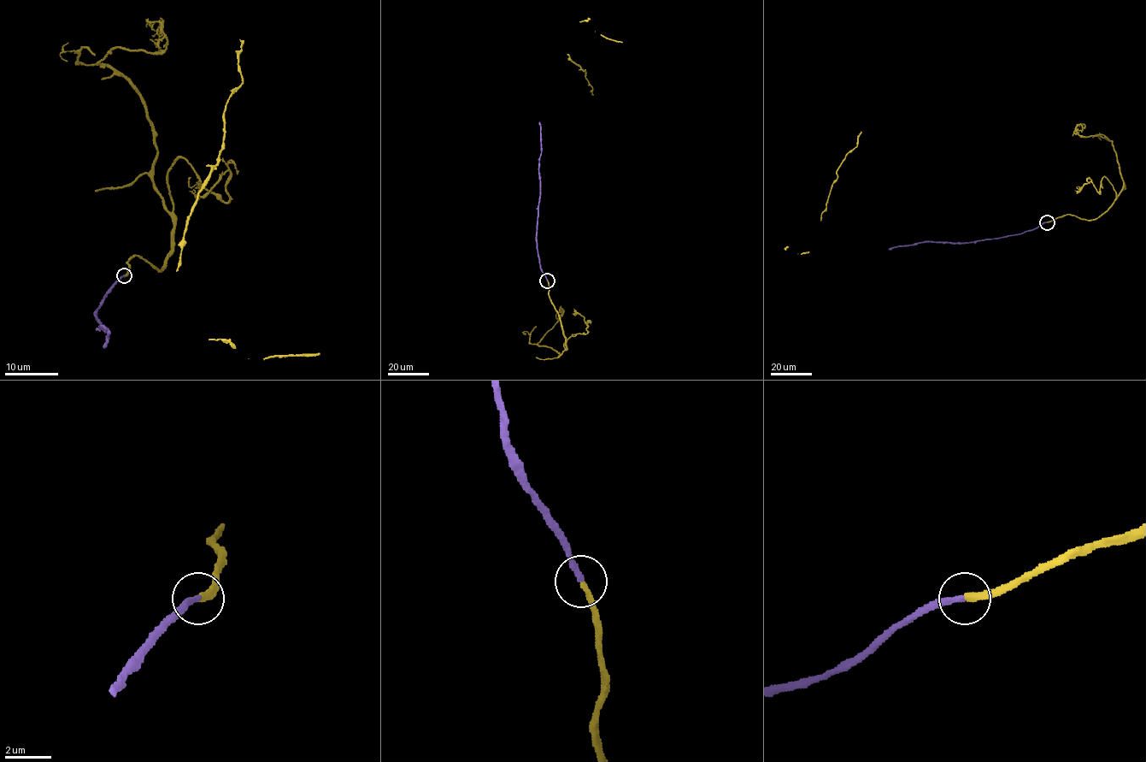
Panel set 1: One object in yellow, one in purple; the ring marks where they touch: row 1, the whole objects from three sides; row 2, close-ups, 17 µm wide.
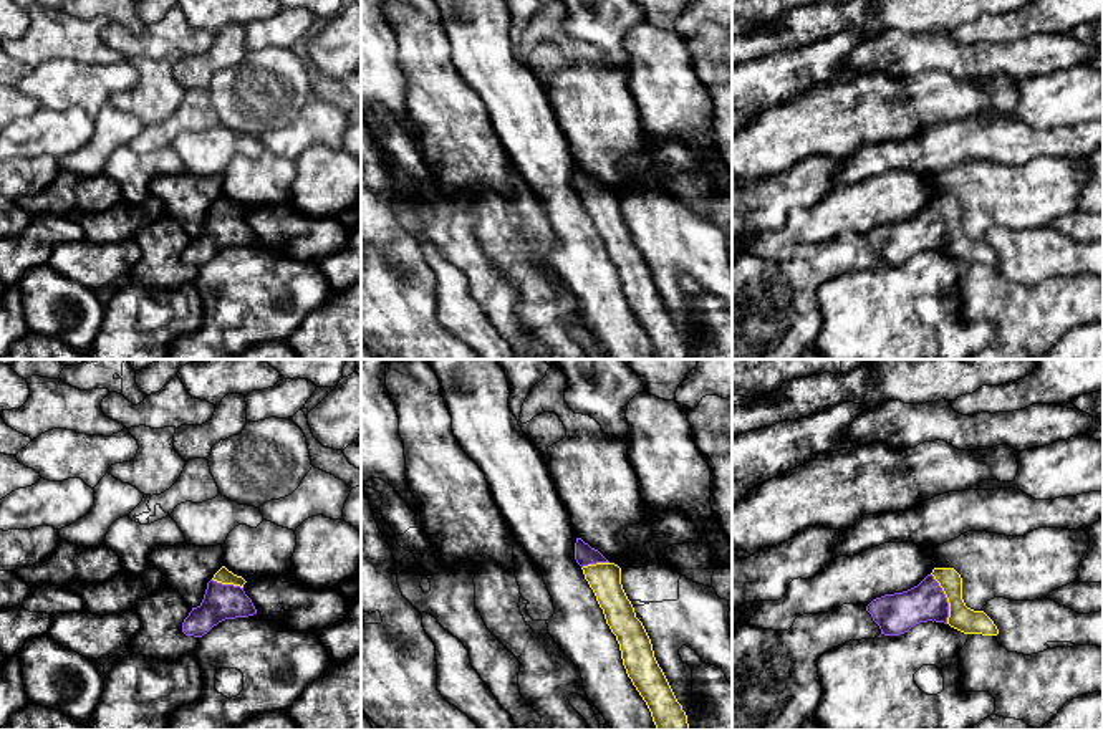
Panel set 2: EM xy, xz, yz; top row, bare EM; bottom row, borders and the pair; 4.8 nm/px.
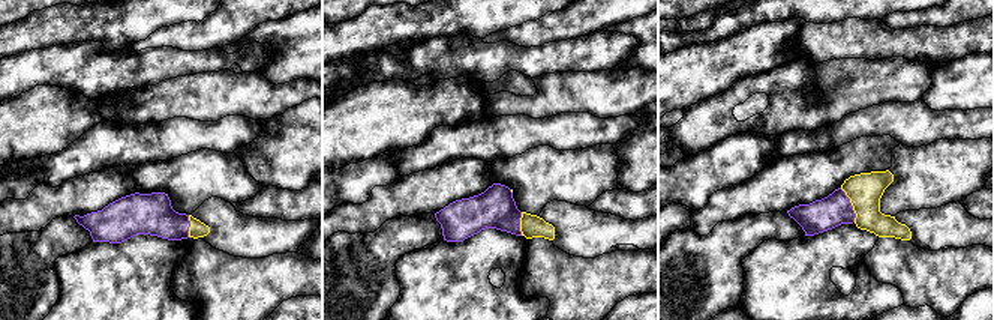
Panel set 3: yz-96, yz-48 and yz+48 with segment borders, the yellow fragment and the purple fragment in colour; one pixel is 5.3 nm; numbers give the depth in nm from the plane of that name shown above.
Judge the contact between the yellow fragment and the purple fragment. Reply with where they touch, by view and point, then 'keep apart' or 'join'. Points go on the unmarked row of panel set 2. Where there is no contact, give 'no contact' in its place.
yz (946, 225) | join

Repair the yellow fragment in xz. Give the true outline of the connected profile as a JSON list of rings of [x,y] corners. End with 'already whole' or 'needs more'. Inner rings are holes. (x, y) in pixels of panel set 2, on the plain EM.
[[[581,167],[575,172],[575,189],[603,238],[606,253],[616,265],[626,303],[646,331],[656,358],[689,359],[687,344],[659,296],[651,268],[623,219],[621,197]]]; needs more

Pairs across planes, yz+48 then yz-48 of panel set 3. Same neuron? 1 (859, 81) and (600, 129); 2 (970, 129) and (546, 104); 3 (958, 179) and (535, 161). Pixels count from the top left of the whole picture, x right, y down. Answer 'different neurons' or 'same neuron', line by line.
1: different neurons
2: different neurons
3: same neuron

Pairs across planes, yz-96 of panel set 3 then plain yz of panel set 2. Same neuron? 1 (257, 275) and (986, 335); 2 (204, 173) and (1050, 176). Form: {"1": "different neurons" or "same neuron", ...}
{"1": "different neurons", "2": "same neuron"}

